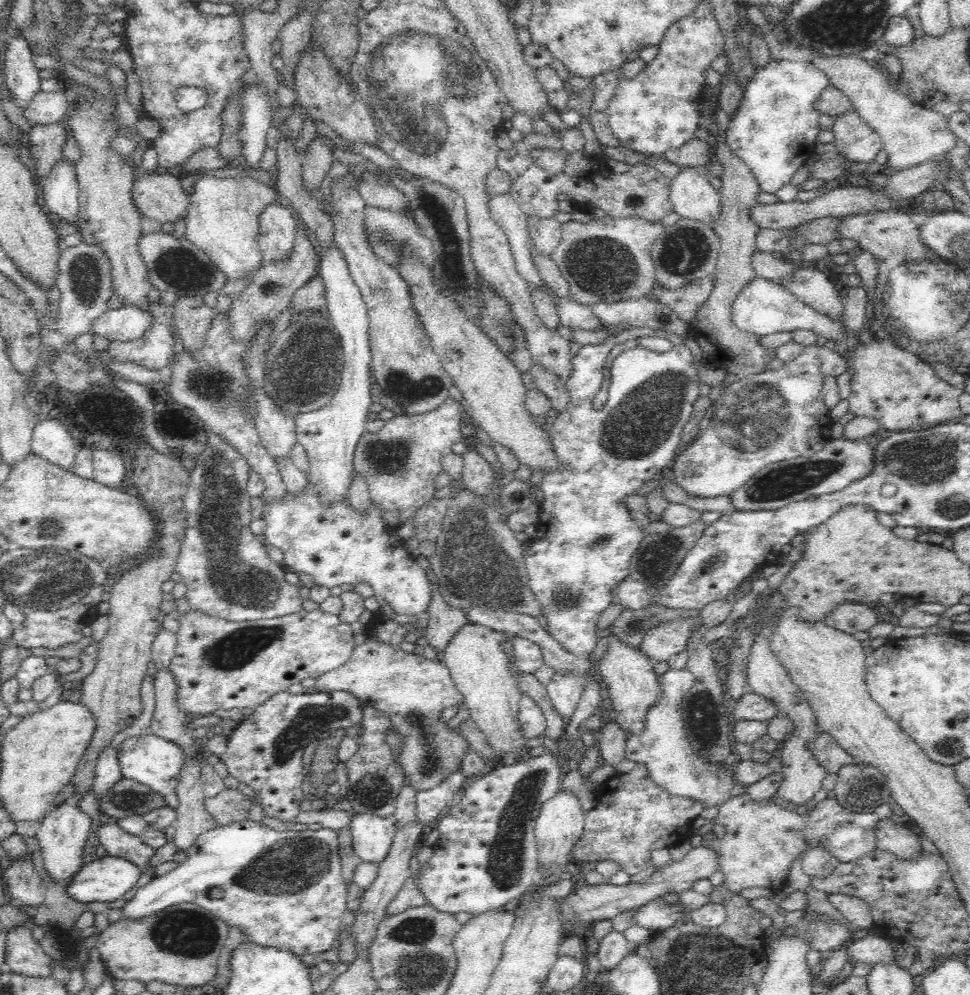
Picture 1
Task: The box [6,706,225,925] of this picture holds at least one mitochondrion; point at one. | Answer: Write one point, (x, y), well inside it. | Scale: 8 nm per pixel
(128, 801)

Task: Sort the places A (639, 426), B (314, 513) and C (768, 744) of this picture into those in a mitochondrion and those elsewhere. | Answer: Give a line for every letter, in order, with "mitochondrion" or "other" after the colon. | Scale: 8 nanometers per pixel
A: mitochondrion
B: other
C: other

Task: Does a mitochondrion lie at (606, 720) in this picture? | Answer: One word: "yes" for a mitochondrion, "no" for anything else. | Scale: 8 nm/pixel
no

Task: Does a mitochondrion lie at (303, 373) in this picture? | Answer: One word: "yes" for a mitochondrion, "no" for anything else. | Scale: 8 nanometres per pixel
yes

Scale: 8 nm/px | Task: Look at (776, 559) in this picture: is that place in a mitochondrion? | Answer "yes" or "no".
no

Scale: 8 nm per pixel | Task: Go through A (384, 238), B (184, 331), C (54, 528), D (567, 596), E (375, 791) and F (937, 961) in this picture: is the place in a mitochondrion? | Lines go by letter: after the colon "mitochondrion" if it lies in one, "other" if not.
A: mitochondrion
B: other
C: mitochondrion
D: mitochondrion
E: mitochondrion
F: other

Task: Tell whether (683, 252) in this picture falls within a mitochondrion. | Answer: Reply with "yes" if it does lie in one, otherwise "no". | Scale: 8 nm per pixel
yes

